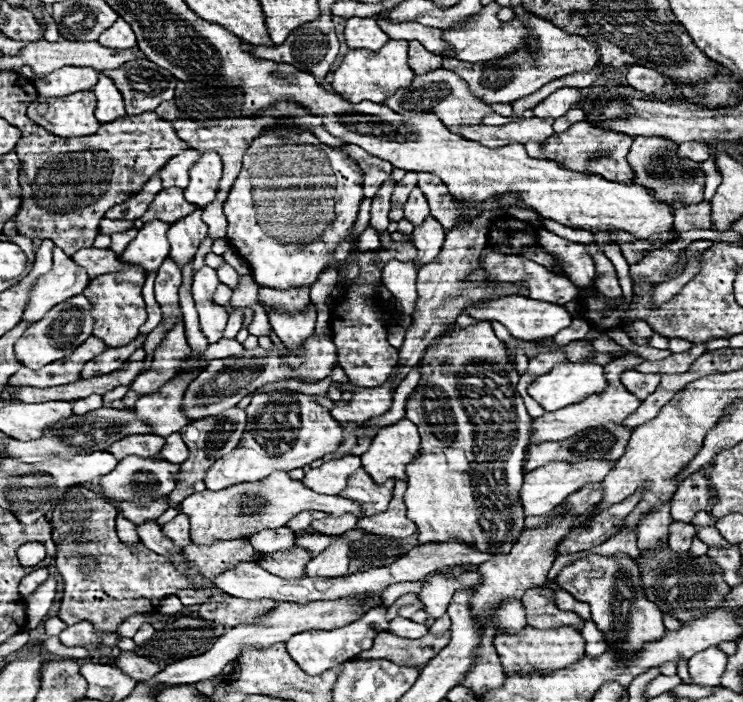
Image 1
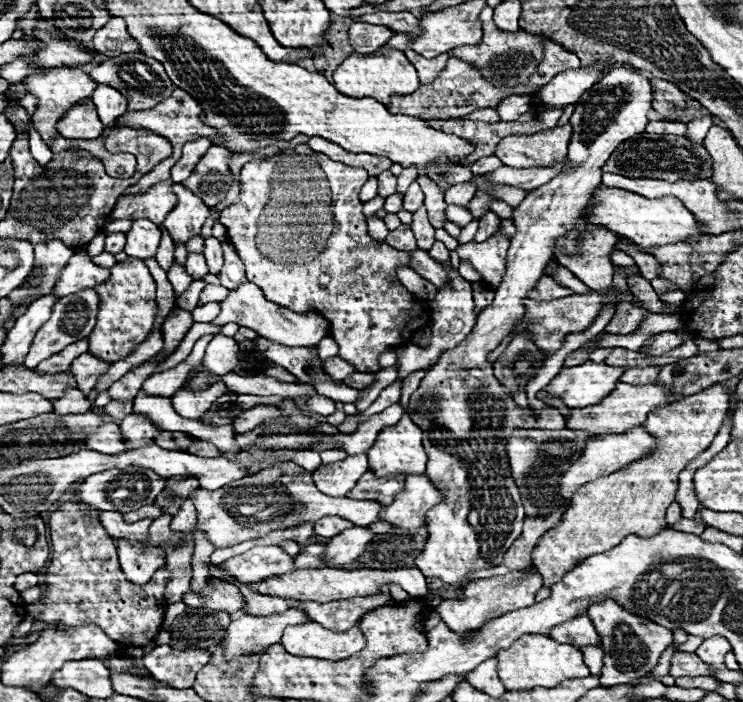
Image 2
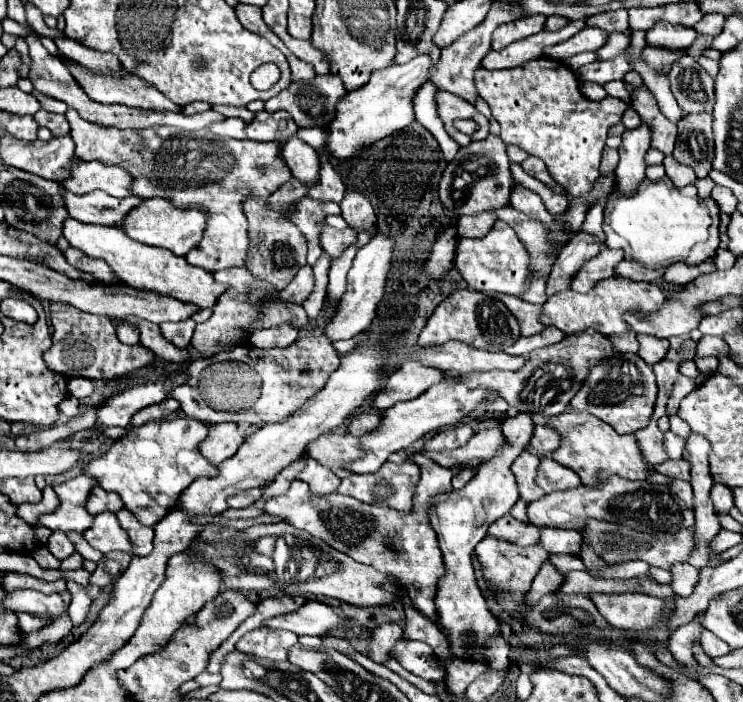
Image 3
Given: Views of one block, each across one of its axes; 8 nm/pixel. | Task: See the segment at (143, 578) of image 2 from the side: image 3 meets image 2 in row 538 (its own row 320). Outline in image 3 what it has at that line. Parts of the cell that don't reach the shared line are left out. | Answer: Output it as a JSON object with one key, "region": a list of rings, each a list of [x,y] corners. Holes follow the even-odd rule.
{"region":[[[124,320],[116,322],[116,332],[118,332],[120,342],[124,342],[124,344],[132,346],[132,344],[140,342],[140,334],[136,334],[136,326],[132,326],[132,324],[124,322]]]}

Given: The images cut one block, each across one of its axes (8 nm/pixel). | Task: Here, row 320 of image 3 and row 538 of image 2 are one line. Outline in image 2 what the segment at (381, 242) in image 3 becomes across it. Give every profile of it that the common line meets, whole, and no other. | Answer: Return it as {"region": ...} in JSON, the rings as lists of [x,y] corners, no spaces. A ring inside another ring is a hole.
{"region":[[[364,526],[348,528],[348,532],[340,532],[340,536],[334,536],[326,542],[324,550],[324,562],[326,566],[346,566],[354,562],[366,548],[366,544],[374,538],[374,534]]]}

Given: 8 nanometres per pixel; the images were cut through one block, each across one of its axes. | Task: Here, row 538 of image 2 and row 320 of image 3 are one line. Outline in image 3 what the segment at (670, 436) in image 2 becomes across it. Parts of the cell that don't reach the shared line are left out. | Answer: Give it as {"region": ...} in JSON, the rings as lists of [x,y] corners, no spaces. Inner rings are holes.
{"region":[[[622,276],[606,278],[604,282],[596,284],[592,292],[578,294],[574,290],[566,290],[560,294],[552,294],[544,304],[540,312],[540,322],[546,326],[556,326],[564,334],[576,334],[584,330],[596,330],[600,334],[618,334],[626,332],[628,326],[622,320],[622,314],[628,310],[644,310],[654,312],[662,306],[664,292],[658,284],[652,282],[636,282]]]}

